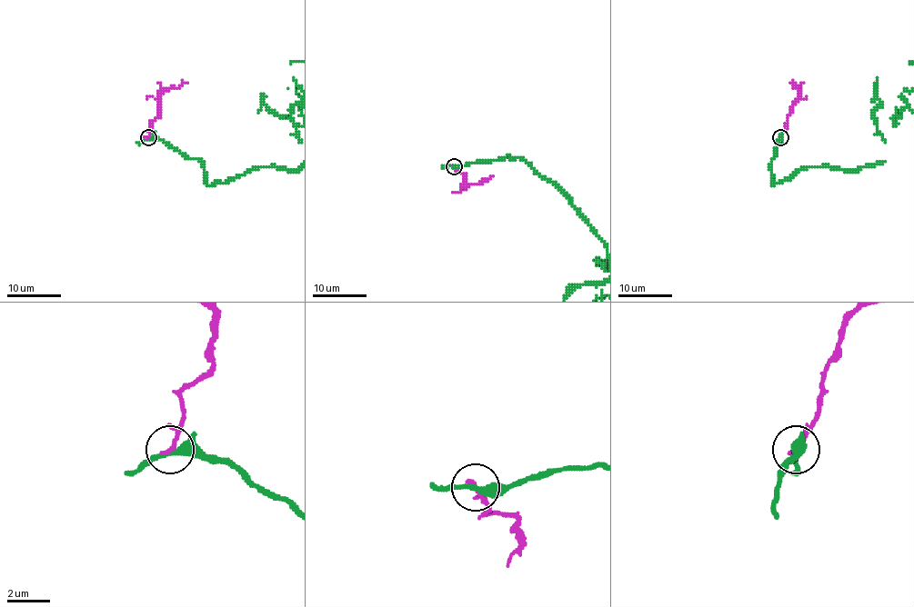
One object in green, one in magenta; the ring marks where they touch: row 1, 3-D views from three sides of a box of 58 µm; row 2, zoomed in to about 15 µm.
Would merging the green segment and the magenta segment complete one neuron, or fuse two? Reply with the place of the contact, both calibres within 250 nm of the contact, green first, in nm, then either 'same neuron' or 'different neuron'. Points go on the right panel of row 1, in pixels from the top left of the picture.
(780, 137) | 300/200 nm | different neuron

